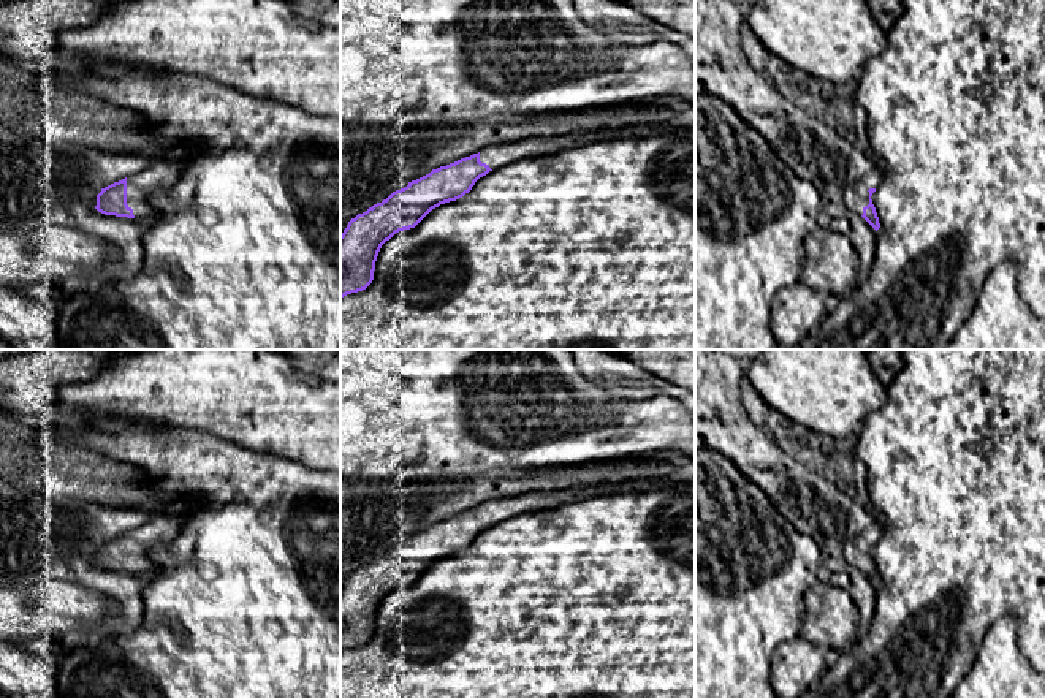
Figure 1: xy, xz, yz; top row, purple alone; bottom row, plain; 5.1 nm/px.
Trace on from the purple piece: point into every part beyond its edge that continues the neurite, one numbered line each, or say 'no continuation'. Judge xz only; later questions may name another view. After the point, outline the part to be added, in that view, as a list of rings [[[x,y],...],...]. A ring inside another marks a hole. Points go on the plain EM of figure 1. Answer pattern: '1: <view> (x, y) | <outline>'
1: xz (494, 510) | [[[643,478],[608,484],[584,484],[583,487],[564,491],[535,492],[513,499],[484,502],[480,505],[480,516],[486,518],[491,524],[497,524],[516,514],[527,514],[532,511],[556,508],[562,503],[584,497],[605,497],[625,492],[654,491],[657,487],[674,486],[681,483],[684,481],[671,478]]]

